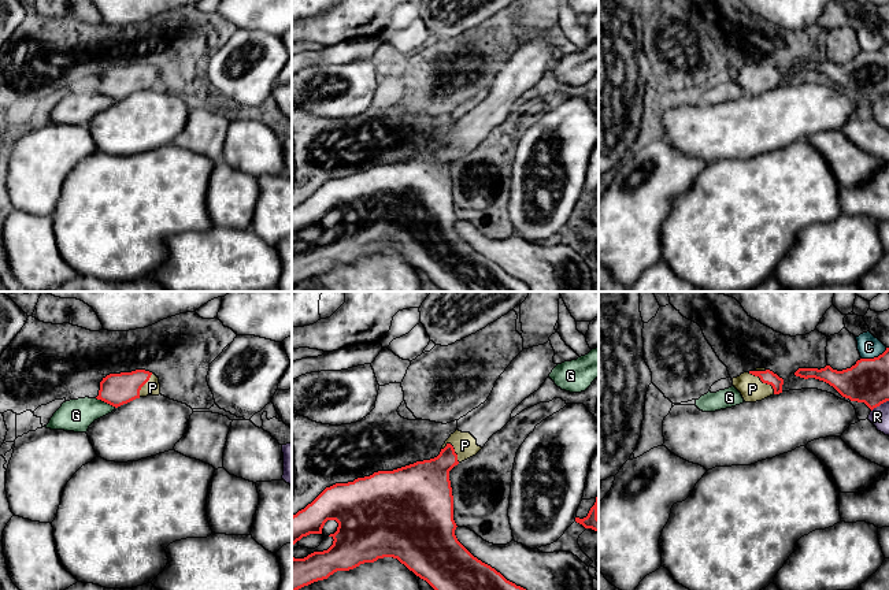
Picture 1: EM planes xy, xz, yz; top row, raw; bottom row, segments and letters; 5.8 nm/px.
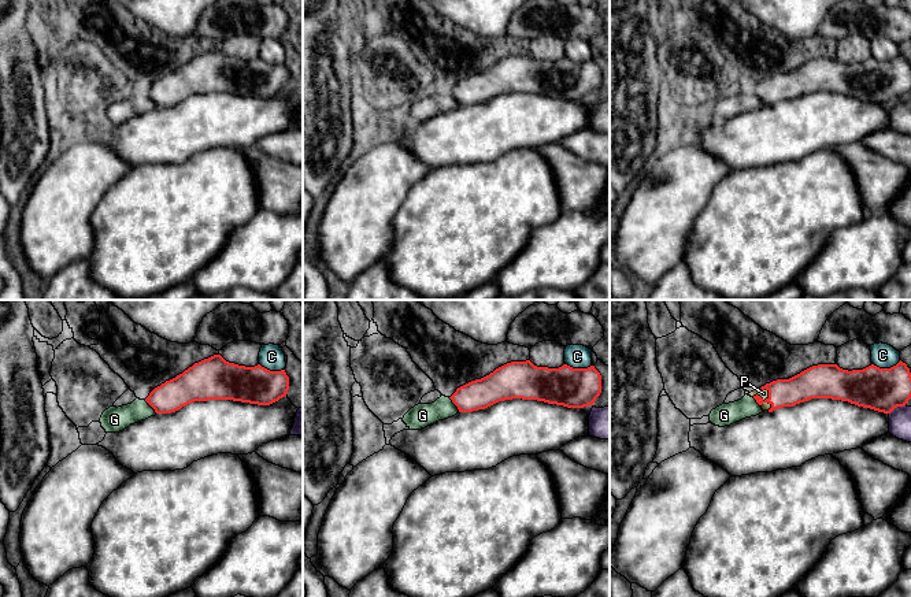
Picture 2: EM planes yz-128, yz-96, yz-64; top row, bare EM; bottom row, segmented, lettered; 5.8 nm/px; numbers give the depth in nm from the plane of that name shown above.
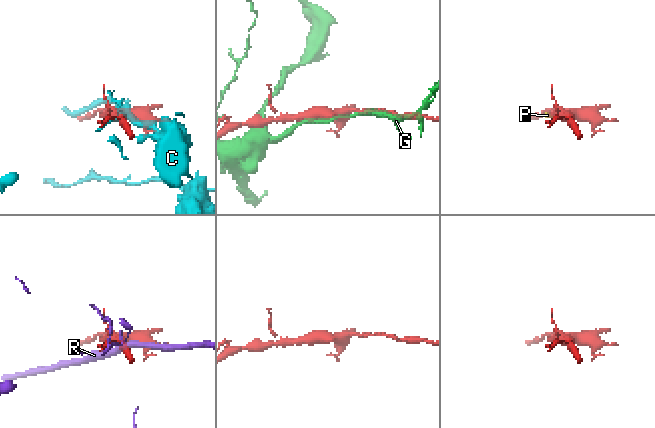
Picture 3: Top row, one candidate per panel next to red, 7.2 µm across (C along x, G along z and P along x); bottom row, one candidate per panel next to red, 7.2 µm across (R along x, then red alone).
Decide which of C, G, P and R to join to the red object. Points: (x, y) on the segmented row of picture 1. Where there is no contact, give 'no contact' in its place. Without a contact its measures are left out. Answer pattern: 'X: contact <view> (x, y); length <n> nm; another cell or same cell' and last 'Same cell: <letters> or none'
C: contact yz (874, 357); length 170 nm; another cell
G: contact xy (106, 401); length 130 nm; another cell
P: contact yz (763, 382); length 200 nm; same cell
R: contact yz (880, 404); length 120 nm; another cell
Same cell: P

